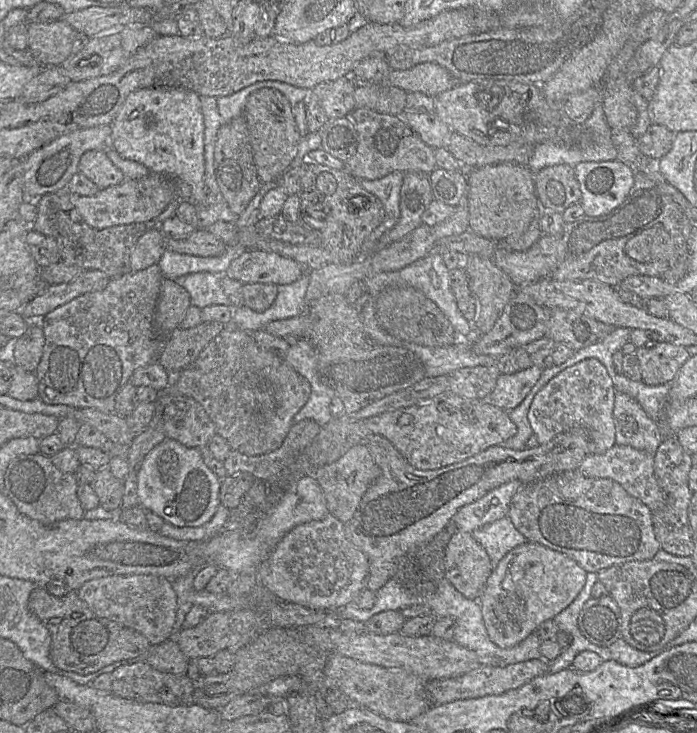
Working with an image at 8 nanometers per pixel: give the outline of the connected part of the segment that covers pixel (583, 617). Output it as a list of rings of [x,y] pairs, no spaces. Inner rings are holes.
[[[607,595],[592,598],[584,604],[578,616],[582,635],[598,646],[607,647],[621,638],[621,615],[615,600]]]

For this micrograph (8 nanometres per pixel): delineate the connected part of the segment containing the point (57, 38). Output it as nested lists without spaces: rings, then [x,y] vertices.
[[[64,21],[27,24],[27,49],[42,66],[59,67],[71,57],[76,30]]]

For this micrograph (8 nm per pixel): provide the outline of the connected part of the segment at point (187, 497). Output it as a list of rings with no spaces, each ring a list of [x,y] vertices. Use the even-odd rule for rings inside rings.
[[[166,438],[153,447],[141,462],[136,482],[138,505],[172,526],[199,527],[212,518],[220,505],[220,481],[205,465],[199,449],[188,448]],[[158,464],[162,464],[161,469],[158,469]]]

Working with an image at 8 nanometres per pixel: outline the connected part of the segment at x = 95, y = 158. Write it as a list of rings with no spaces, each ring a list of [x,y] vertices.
[[[89,150],[83,153],[78,164],[78,173],[83,174],[99,189],[106,189],[123,182],[125,176],[103,151]]]

